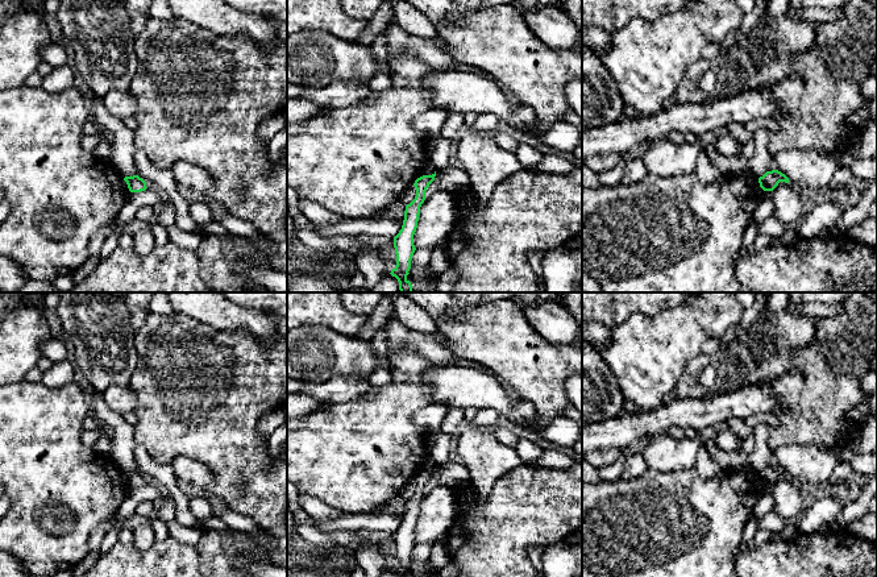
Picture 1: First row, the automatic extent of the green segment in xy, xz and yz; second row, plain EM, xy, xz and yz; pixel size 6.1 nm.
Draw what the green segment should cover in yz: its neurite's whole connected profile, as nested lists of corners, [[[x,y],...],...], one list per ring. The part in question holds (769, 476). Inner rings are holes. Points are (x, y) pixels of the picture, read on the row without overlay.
[[[778,465],[766,466],[758,473],[760,482],[764,486],[773,486],[780,477],[789,478],[789,473]]]

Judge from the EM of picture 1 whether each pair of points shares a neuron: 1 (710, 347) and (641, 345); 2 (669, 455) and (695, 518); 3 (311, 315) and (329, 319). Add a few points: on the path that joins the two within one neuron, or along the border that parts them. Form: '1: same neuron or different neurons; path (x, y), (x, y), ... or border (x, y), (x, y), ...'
1: different neurons; border (720, 339), (707, 339), (702, 345), (701, 353)
2: different neurons; border (648, 467), (656, 470), (693, 469)
3: same neuron; path (315, 315), (325, 315)

